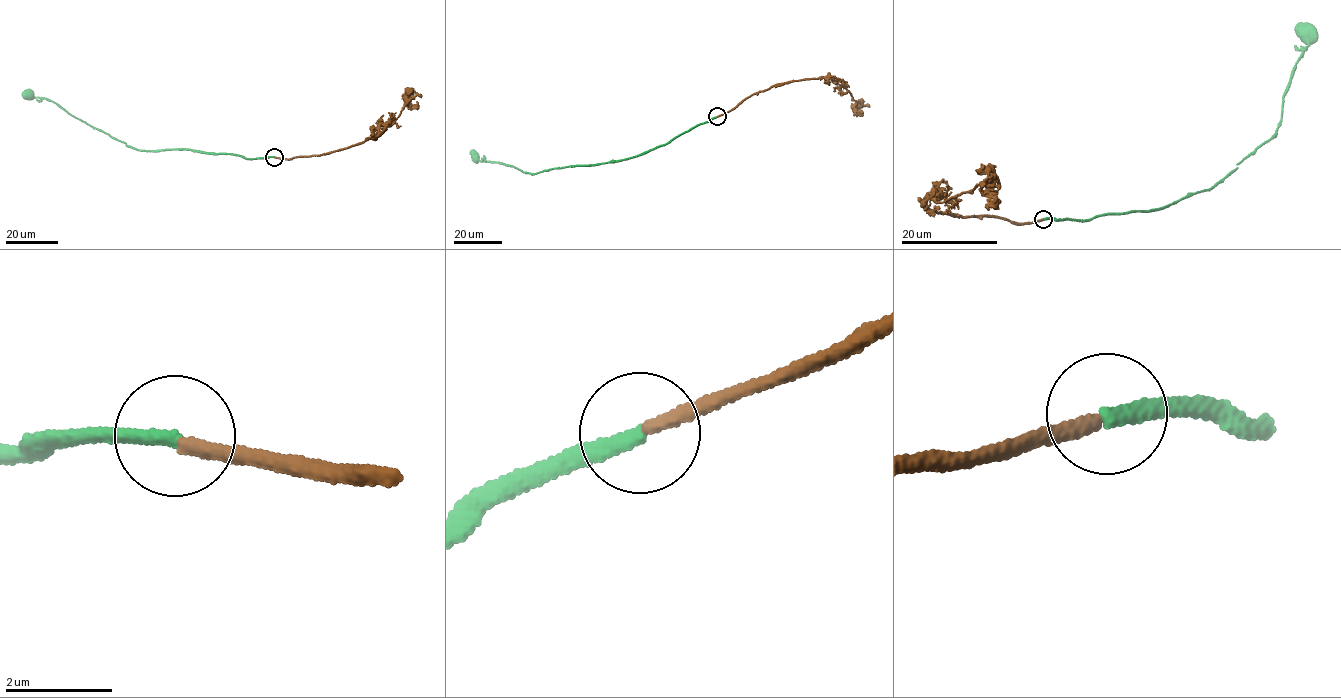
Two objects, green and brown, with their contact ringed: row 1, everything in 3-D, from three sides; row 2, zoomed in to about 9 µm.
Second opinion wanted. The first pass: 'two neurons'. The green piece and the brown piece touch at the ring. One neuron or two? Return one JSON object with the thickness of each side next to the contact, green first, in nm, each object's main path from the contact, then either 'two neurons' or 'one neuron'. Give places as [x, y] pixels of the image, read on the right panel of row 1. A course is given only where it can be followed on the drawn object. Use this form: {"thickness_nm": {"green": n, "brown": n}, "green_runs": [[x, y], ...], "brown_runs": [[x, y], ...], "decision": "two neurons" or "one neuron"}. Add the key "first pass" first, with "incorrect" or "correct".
{"first pass": "incorrect", "thickness_nm": {"green": 280, "brown": 260}, "green_runs": [[1043, 219], [1085, 221], [1144, 211], [1214, 187], [1277, 130], [1286, 90], [1309, 44], [1303, 39], [1306, 33]], "brown_runs": [[1043, 219], [1020, 225], [921, 205], [944, 202], [987, 179], [996, 199]], "decision": "one neuron"}

